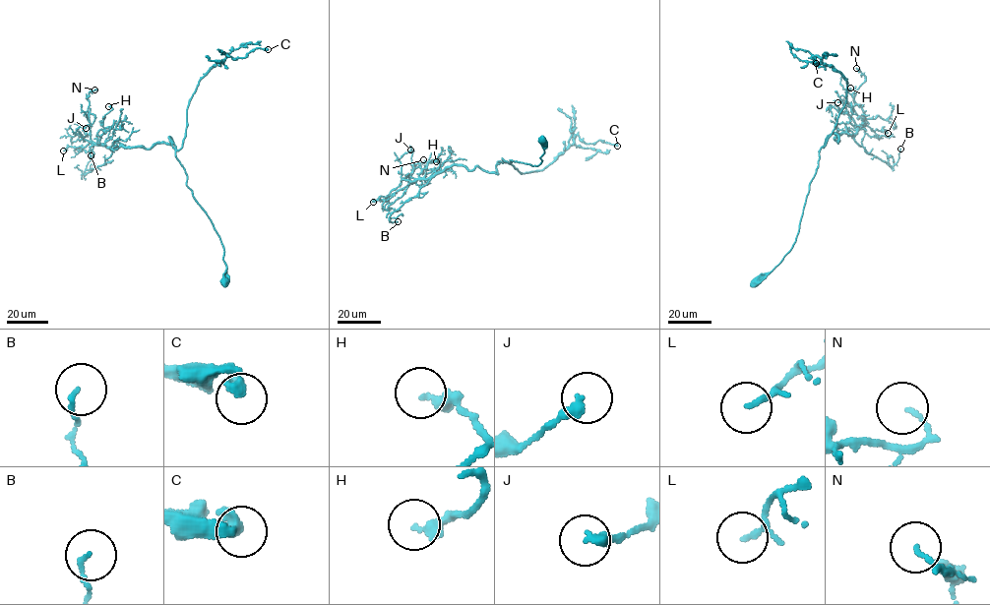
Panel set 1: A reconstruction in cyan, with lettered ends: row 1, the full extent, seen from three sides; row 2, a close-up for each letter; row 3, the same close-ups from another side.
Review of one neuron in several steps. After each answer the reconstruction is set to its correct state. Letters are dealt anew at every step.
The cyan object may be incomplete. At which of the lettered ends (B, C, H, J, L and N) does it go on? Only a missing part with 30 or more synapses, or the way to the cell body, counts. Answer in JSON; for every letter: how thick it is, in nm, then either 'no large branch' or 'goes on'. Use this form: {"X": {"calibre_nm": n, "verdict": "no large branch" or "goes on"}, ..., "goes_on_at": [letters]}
{"B": {"calibre_nm": 130, "verdict": "no large branch"}, "C": {"calibre_nm": 360, "verdict": "no large branch"}, "H": {"calibre_nm": 340, "verdict": "no large branch"}, "J": {"calibre_nm": 300, "verdict": "no large branch"}, "L": {"calibre_nm": 100, "verdict": "no large branch"}, "N": {"calibre_nm": 100, "verdict": "no large branch"}, "goes_on_at": []}

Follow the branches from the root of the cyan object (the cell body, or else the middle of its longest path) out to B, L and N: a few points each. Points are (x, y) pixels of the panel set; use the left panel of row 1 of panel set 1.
B: (224, 281), (223, 247), (187, 185), (170, 138), (149, 149), (115, 148), (84, 176), (91, 155)
L: (224, 281), (223, 247), (187, 185), (170, 138), (171, 144), (149, 149), (91, 142), (63, 151)
N: (224, 281), (223, 247), (187, 185), (170, 138), (171, 144), (149, 149), (95, 145), (87, 98), (94, 90)

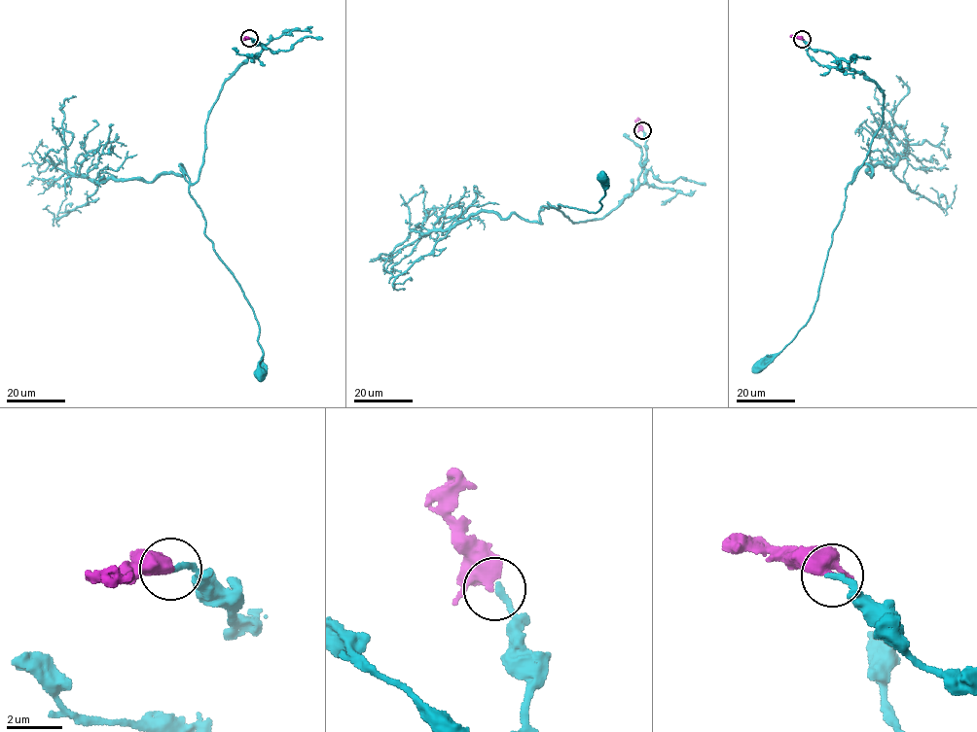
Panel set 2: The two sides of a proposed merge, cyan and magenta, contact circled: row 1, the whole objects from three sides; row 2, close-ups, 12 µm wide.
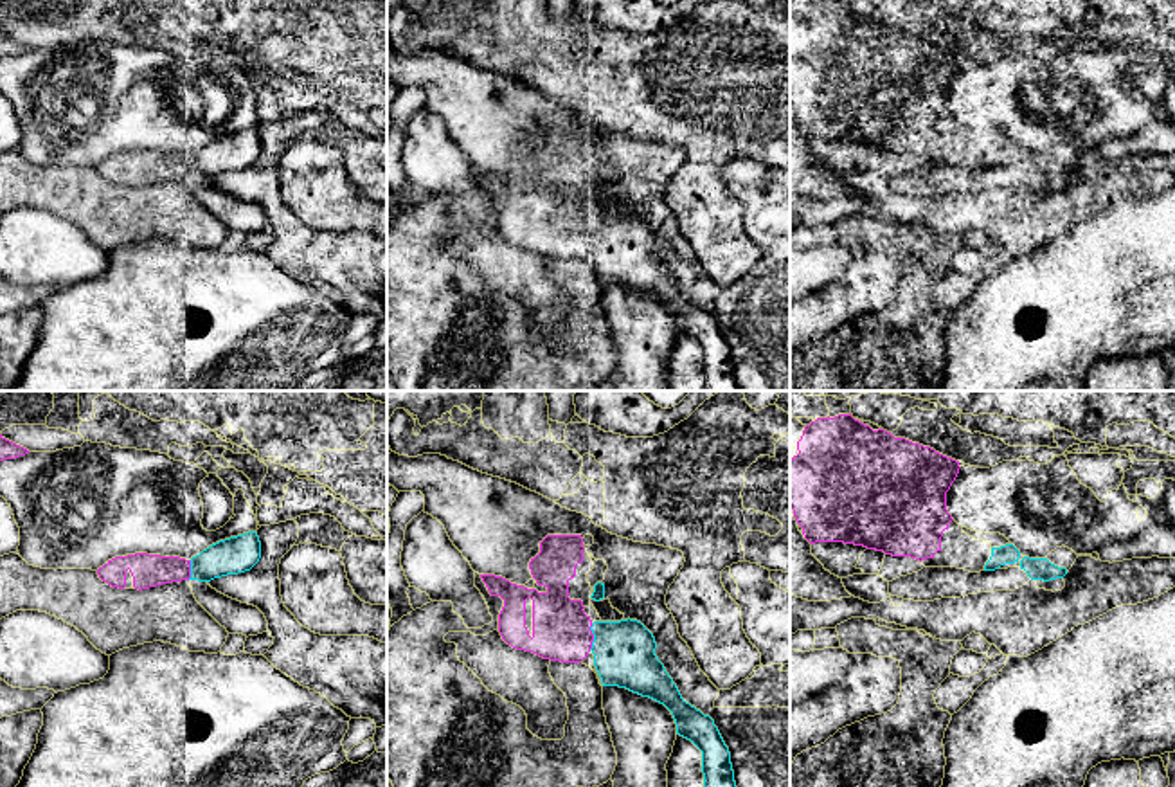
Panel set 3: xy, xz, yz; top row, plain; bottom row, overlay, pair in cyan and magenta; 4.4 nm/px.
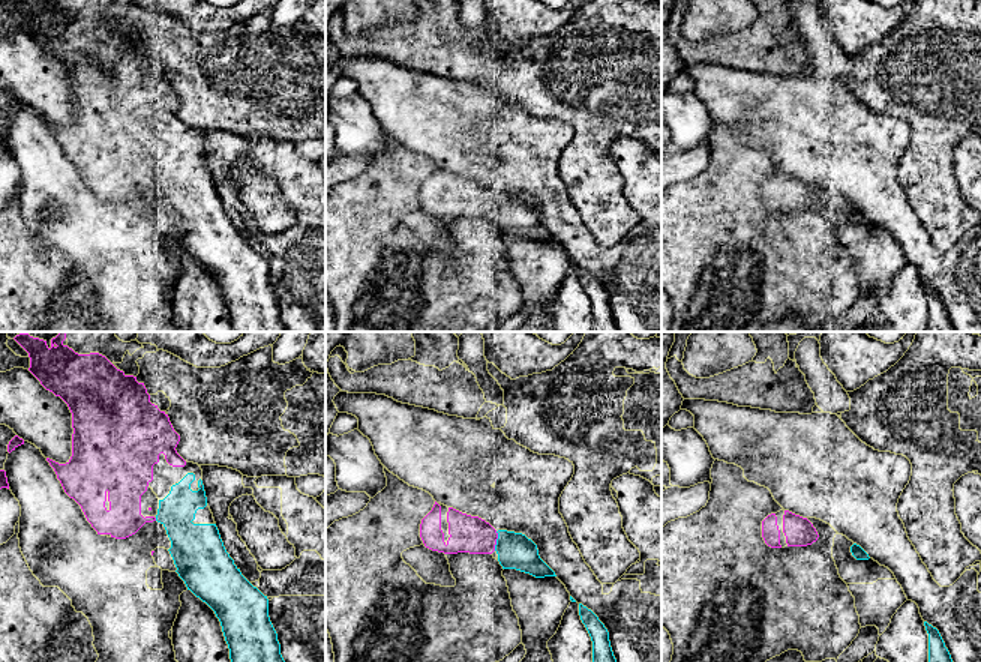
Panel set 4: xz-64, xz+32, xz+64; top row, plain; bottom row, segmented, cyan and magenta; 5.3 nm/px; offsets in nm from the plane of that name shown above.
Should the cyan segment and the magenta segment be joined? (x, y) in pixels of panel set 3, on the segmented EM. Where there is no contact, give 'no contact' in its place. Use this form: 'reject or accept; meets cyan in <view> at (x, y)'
accept; meets cyan in xz at (594, 636)

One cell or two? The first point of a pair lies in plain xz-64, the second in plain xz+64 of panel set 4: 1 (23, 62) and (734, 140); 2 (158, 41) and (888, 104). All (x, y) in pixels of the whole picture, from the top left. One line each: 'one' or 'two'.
1: two
2: one

